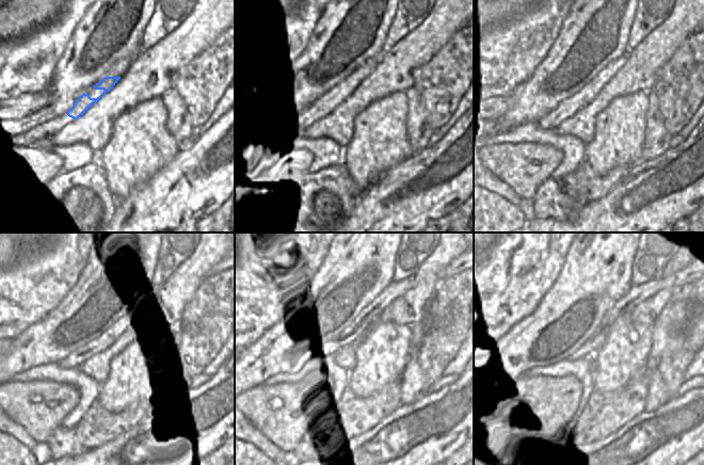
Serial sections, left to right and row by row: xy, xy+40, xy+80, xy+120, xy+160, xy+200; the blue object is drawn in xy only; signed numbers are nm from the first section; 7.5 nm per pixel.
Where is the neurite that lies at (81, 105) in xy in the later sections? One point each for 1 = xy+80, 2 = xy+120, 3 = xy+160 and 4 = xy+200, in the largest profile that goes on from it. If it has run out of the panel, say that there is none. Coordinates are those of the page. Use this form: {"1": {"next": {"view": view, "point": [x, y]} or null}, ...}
{"1": {"next": {"view": "xy+80", "point": [570, 107]}}, "2": {"next": {"view": "xy+120", "point": [79, 356]}}, "3": {"next": {"view": "xy+160", "point": [369, 316]}}, "4": {"next": {"view": "xy+200", "point": [690, 272]}}}

